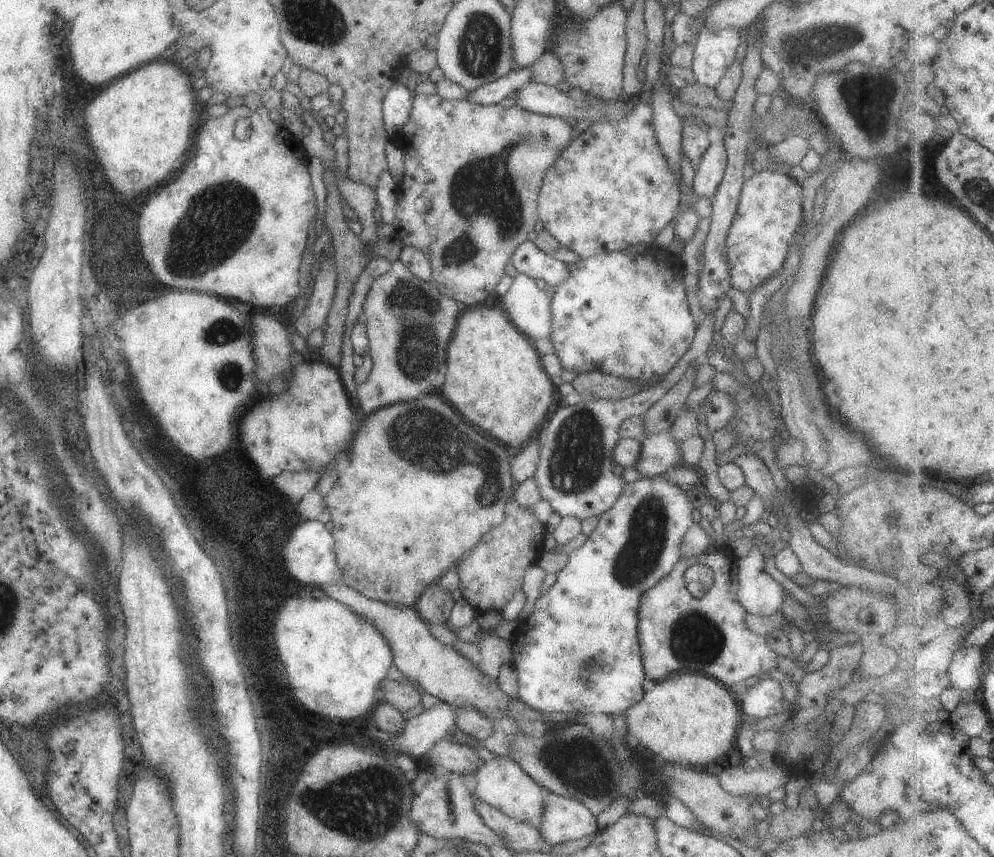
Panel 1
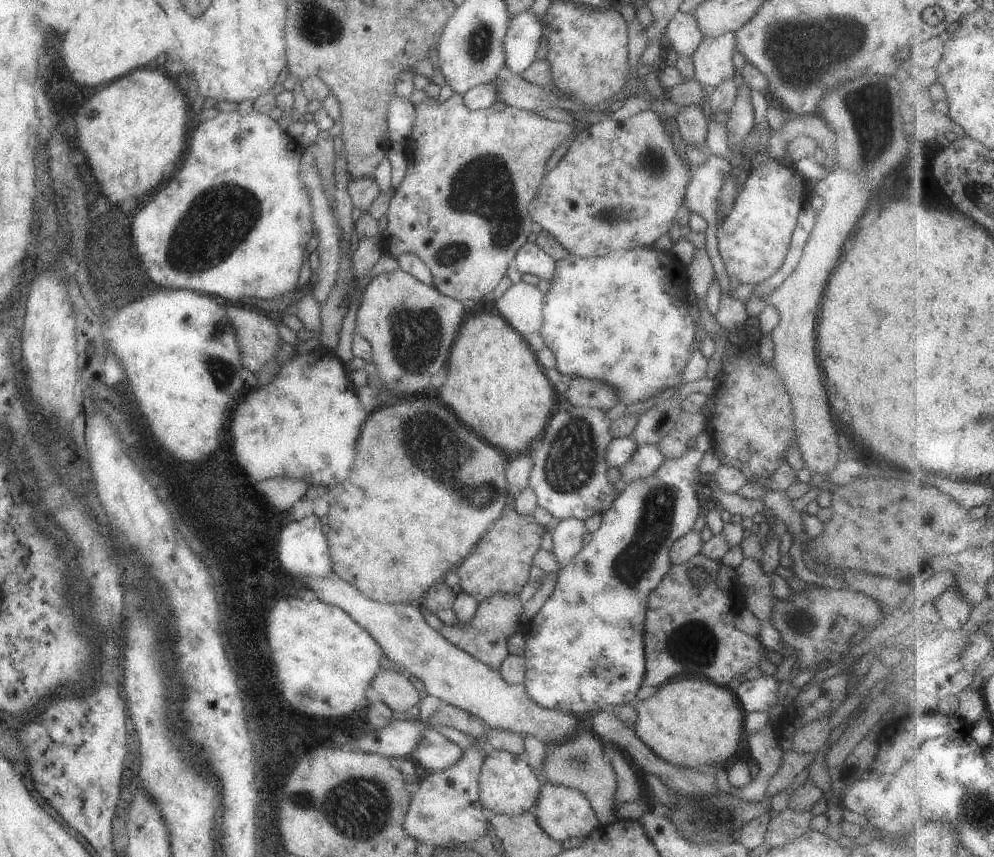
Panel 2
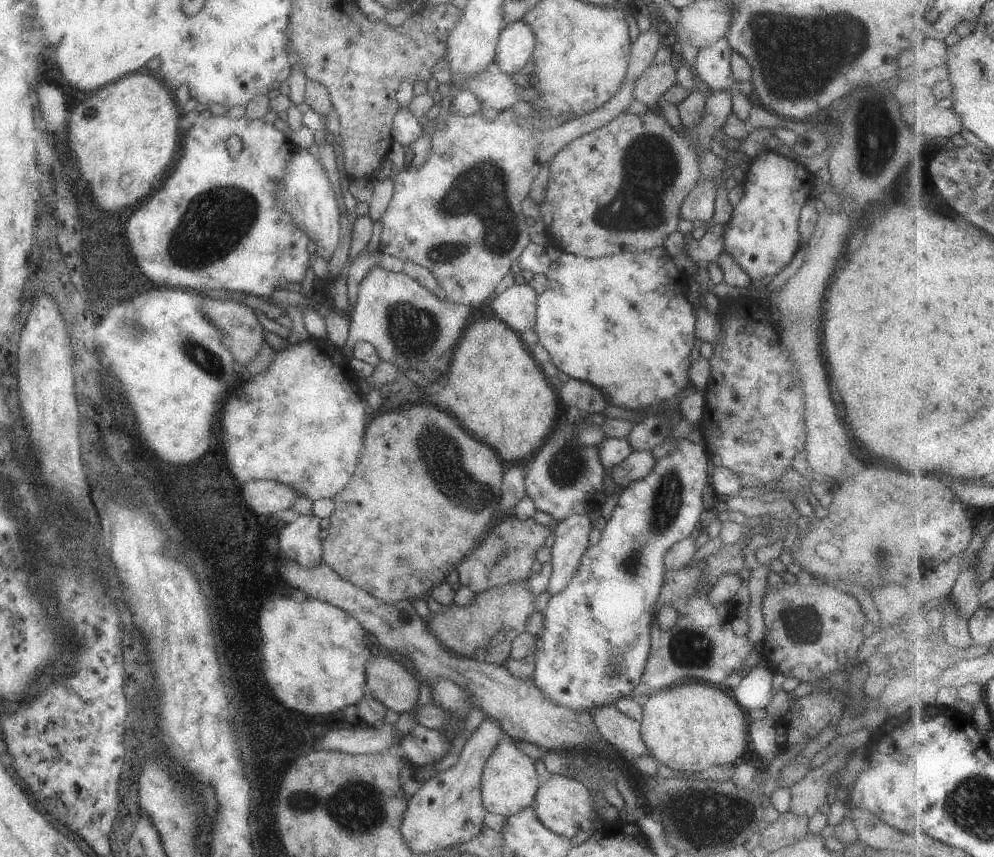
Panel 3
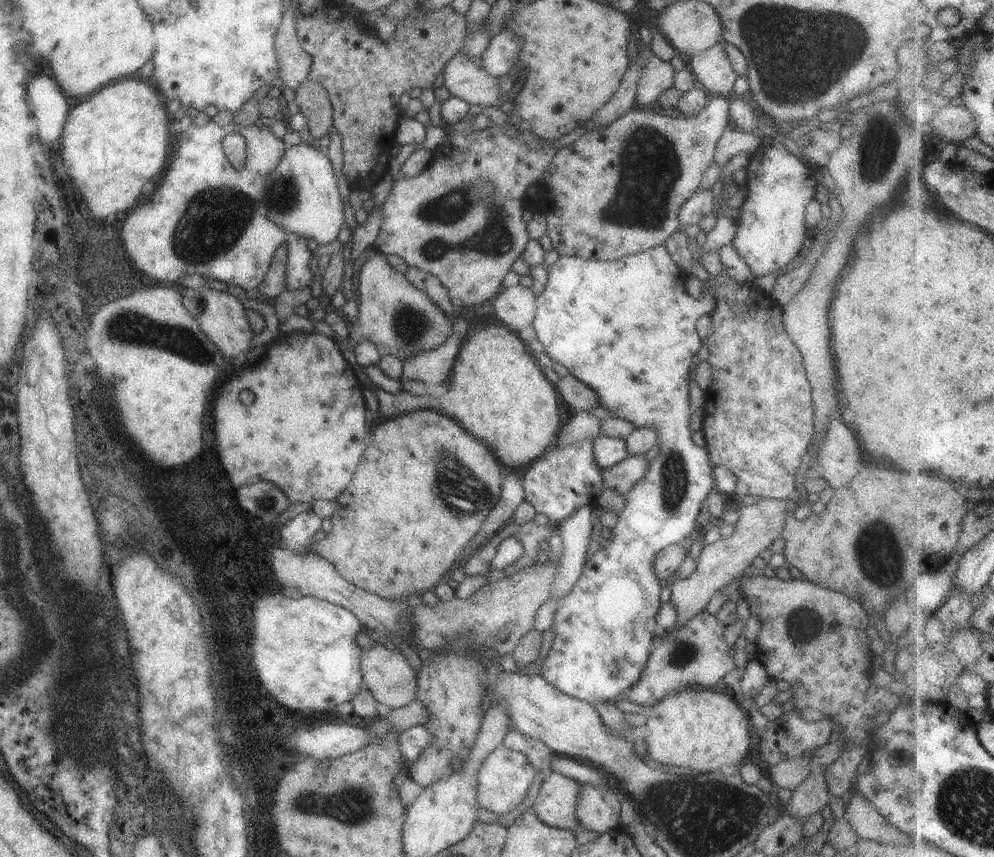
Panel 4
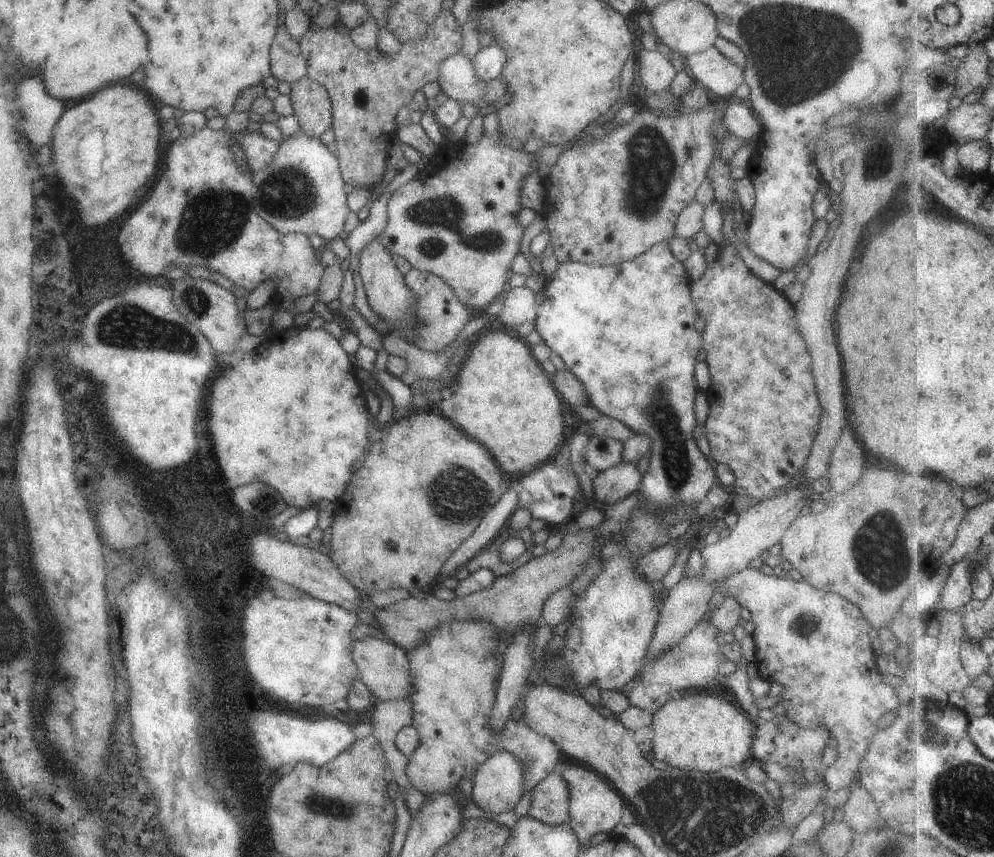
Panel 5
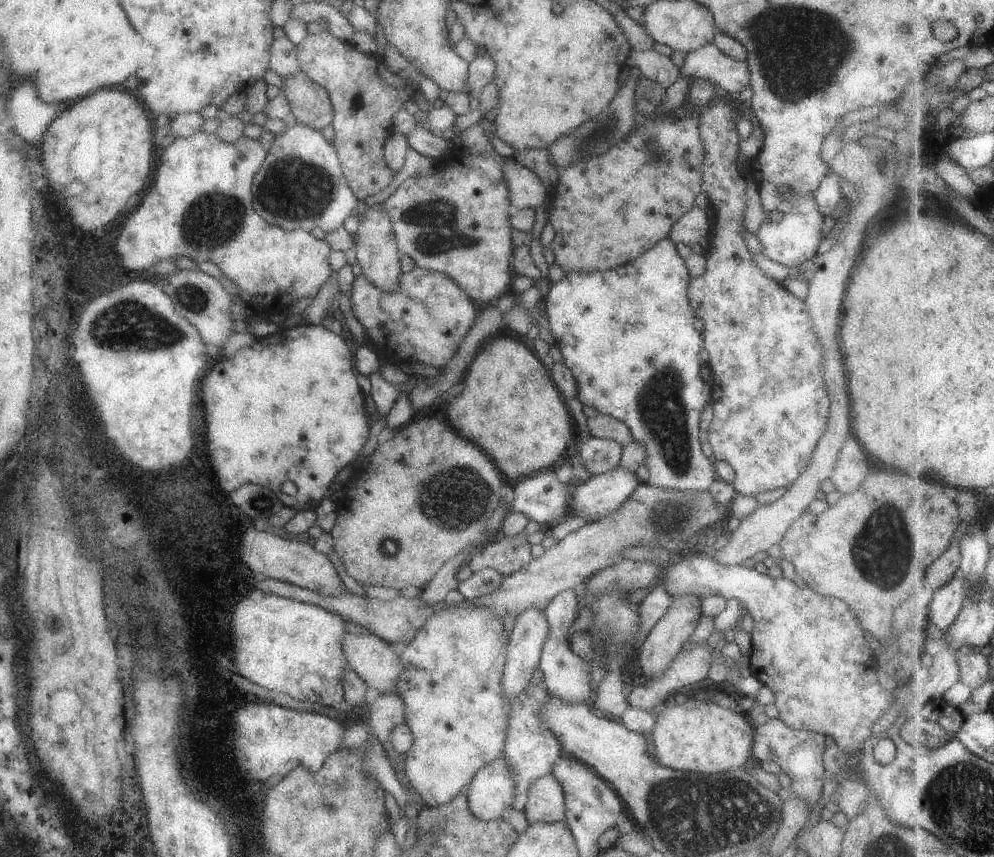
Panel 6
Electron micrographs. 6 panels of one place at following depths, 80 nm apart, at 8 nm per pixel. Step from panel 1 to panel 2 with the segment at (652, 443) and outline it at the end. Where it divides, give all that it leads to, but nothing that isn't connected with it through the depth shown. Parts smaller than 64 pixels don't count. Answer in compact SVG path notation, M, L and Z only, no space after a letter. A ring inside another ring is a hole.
M641 444L633 452L633 456L618 469L623 476L623 480L629 483L637 478L646 478L661 468L661 464L665 462L665 456L659 451L658 444Z

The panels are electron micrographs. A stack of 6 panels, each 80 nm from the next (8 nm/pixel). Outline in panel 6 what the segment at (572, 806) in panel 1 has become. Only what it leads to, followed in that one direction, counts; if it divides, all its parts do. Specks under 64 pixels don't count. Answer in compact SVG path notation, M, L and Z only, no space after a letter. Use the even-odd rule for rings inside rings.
M545 774L527 788L523 814L529 823L555 823L564 820L565 798L559 782Z

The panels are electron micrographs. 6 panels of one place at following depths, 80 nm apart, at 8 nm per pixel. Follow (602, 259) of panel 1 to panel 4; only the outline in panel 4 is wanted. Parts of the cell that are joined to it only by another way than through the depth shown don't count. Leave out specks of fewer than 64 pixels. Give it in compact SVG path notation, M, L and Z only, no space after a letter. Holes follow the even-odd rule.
M662 245L633 255L623 256L621 259L613 261L583 260L583 258L578 258L577 256L559 255L557 260L551 266L546 267L545 270L547 272L547 284L545 284L543 292L535 298L535 313L530 326L533 328L535 337L541 343L547 357L551 361L555 361L563 366L571 377L589 386L597 396L597 403L613 412L614 417L623 418L623 420L631 422L634 428L651 426L655 430L655 434L657 434L655 449L658 454L651 462L647 463L645 476L638 482L635 482L635 485L623 494L621 510L619 510L619 515L615 516L617 520L615 520L613 527L609 528L611 537L607 539L607 545L603 546L603 548L599 546L597 551L588 558L587 562L583 564L579 578L571 586L571 590L565 596L557 598L557 602L553 604L553 620L551 620L549 630L553 632L554 638L547 654L545 654L546 657L541 660L539 671L539 676L545 684L549 684L551 688L555 688L555 692L561 692L561 694L565 694L565 696L569 696L573 700L581 700L581 702L589 704L593 704L593 700L613 703L616 699L624 696L633 684L637 683L646 664L651 642L659 630L654 618L660 608L658 598L661 582L655 576L655 572L653 572L653 560L655 560L657 552L661 552L663 548L667 548L671 544L682 542L683 538L687 538L691 534L701 504L703 504L709 492L713 489L713 466L709 463L706 449L695 446L690 438L689 418L691 418L691 414L689 414L688 408L691 358L693 358L693 354L696 354L703 344L697 338L697 334L693 330L693 324L702 315L711 313L711 310L713 310L713 294L709 290L703 290L703 293L697 300L693 300L689 294L686 294L683 282L685 282L687 274L673 264L669 254L667 254L667 250Z

